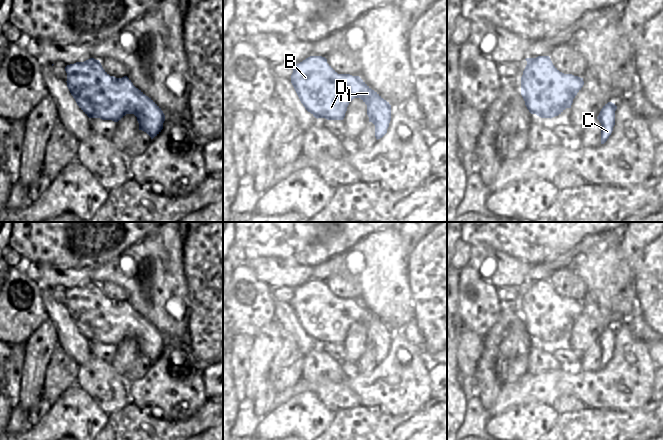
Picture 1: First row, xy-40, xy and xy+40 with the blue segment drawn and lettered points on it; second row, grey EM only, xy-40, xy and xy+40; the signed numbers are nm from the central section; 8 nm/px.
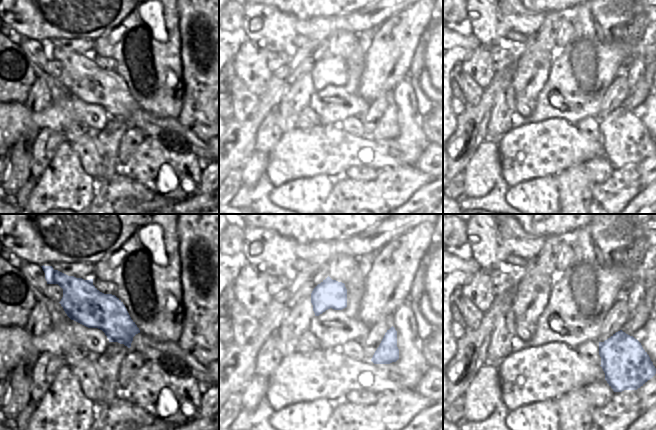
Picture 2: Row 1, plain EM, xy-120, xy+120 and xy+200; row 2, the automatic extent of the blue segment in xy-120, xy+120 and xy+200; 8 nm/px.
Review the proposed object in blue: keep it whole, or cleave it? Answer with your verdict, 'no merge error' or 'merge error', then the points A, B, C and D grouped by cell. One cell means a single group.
no merge error; A B C D

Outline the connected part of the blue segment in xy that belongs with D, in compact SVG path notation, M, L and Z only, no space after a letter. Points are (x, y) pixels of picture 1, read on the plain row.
M310 280L295 288L291 299L291 307L305 333L315 342L327 344L343 344L349 327L360 322L367 329L369 346L375 349L376 363L382 362L391 345L391 329L377 316L372 314L359 300L338 298L322 280Z

